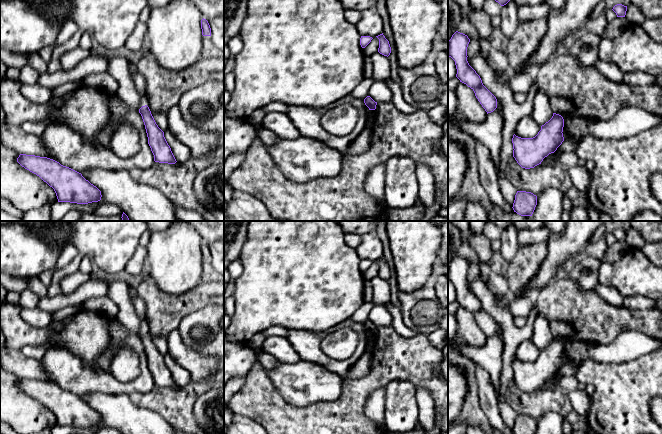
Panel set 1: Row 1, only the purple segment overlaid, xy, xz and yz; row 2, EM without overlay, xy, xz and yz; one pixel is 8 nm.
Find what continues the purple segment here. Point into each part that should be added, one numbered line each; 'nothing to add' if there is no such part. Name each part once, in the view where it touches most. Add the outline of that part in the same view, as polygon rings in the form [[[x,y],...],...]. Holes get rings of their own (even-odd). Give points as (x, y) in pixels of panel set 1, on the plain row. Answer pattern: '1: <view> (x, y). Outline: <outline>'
1: xy (138, 304). Outline: [[[130,286],[129,291],[130,299],[133,304],[133,307],[140,318],[140,328],[141,330],[145,330],[147,327],[146,321],[146,306],[143,300],[141,300],[136,292],[136,288]]]

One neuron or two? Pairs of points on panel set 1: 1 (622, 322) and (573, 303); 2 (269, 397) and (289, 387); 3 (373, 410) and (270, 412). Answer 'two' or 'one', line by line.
1: one
2: two
3: two

